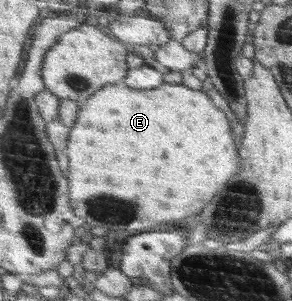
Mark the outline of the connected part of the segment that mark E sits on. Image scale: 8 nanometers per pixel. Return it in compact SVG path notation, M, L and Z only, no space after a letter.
M125 84L109 85L96 92L87 102L82 105L77 122L72 128L71 142L69 142L69 158L71 158L71 170L69 170L69 180L71 180L71 200L77 216L85 219L87 227L101 226L111 232L130 232L131 236L142 232L157 230L159 226L165 226L169 222L181 222L183 218L199 214L207 202L225 188L225 182L239 172L241 162L237 160L237 150L231 140L231 128L227 122L227 116L223 111L217 110L209 96L197 89L189 88L181 84L165 84L157 89L139 90L130 88Z

